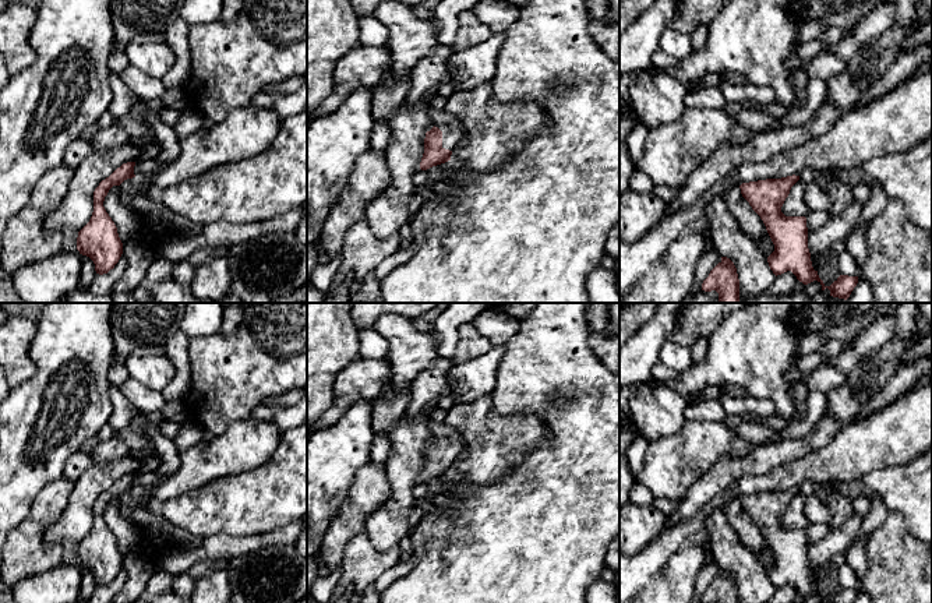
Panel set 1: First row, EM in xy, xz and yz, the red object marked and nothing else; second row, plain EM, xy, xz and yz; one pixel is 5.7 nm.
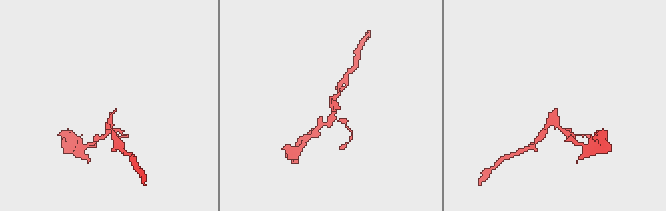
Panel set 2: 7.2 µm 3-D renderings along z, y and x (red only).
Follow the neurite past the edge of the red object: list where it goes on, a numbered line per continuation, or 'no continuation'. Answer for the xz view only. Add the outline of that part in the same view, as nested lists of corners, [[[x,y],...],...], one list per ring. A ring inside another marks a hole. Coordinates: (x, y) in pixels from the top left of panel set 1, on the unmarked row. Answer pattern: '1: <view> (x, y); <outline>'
1: xz (452, 444); [[[430,422],[430,430],[434,438],[442,444],[442,461],[453,463],[465,449],[462,437],[445,423]]]

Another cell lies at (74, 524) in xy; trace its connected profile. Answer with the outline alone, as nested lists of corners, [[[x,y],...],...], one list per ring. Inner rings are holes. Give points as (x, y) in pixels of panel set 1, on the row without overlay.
[[[128,455],[113,462],[89,466],[74,483],[70,500],[64,511],[45,529],[46,547],[74,542],[80,544],[93,525],[93,504],[102,493],[127,475],[135,475],[141,461]]]

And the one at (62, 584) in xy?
[[[63,561],[43,574],[21,579],[11,592],[15,603],[75,603],[81,579],[80,564]]]

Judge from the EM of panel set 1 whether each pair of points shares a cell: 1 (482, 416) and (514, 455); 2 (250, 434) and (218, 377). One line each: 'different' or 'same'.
1: same
2: different

